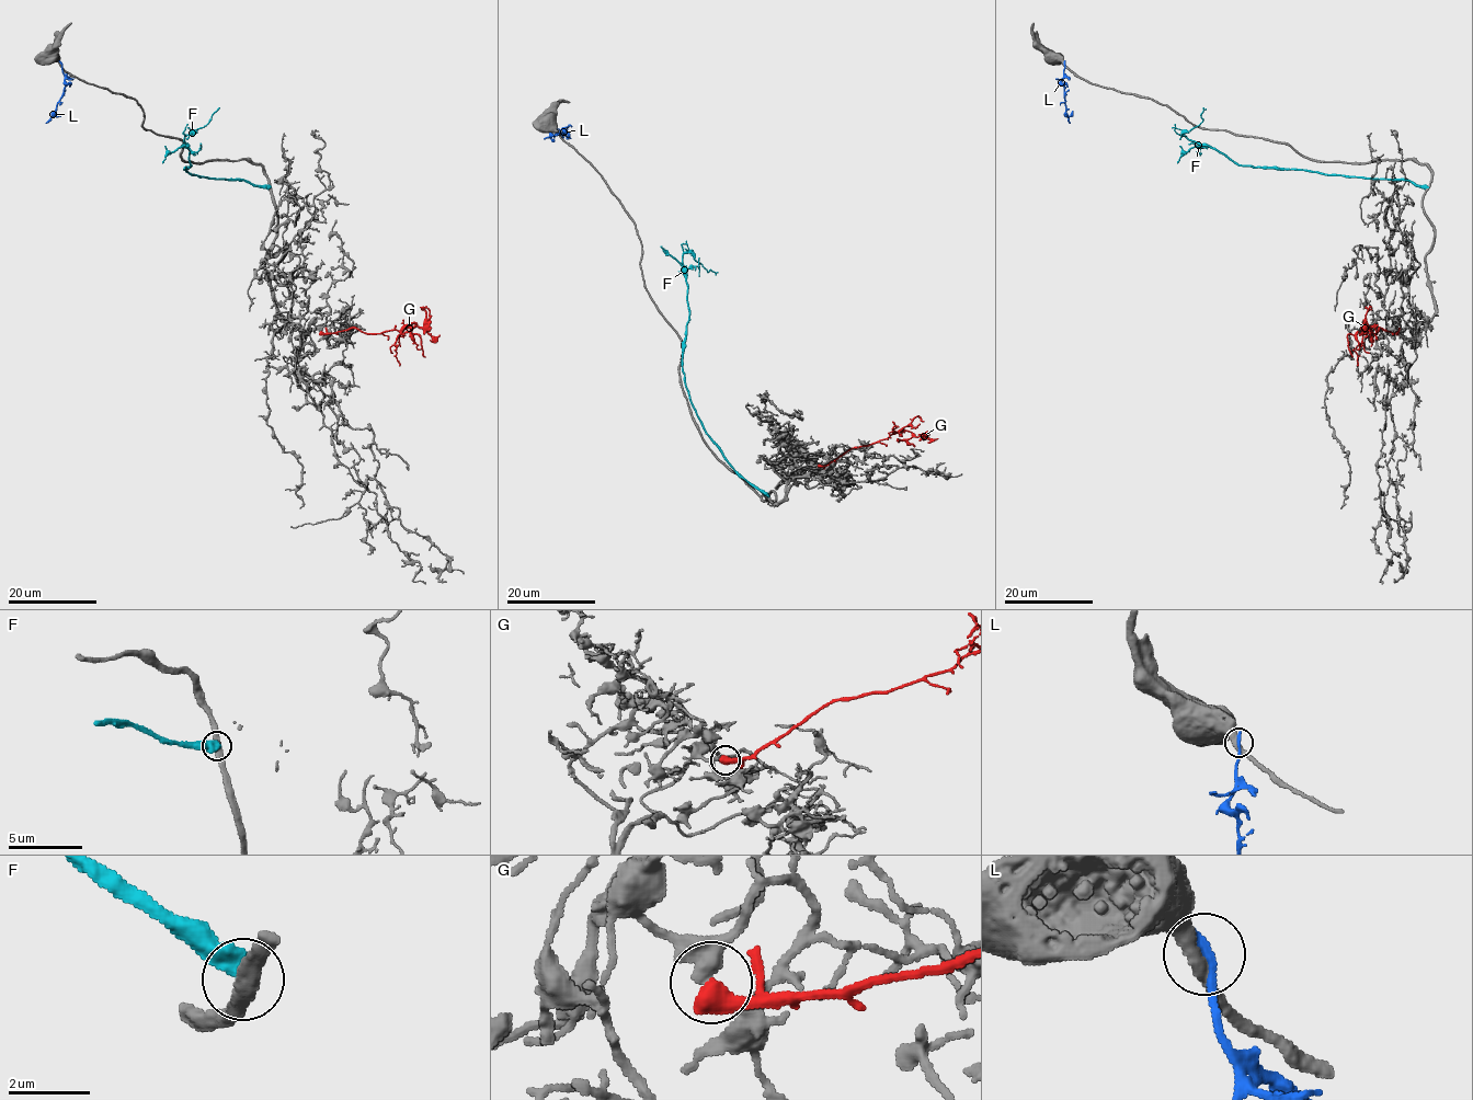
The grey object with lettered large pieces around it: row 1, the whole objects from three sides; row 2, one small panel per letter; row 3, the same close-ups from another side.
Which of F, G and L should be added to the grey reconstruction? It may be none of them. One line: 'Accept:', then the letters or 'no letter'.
Accept: no letter

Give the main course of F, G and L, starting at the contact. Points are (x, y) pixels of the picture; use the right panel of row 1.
F: (1428, 187), (1407, 180), (1239, 164), (1184, 134), (1202, 121), (1202, 107)
G: (1396, 331), (1379, 328), (1377, 333), (1363, 330), (1362, 323), (1368, 327), (1366, 307)
L: (1064, 64), (1062, 80), (1065, 114), (1070, 123)

